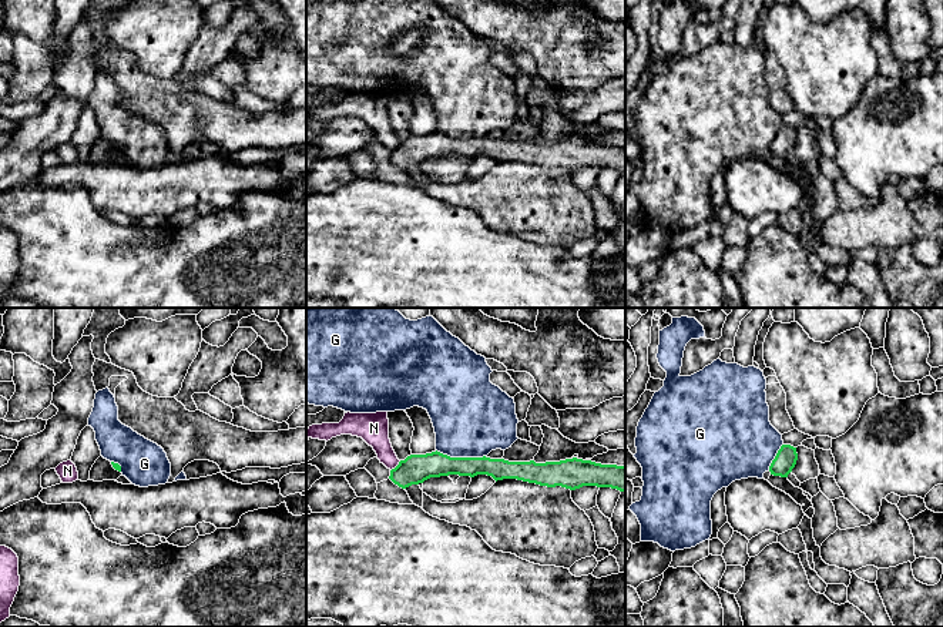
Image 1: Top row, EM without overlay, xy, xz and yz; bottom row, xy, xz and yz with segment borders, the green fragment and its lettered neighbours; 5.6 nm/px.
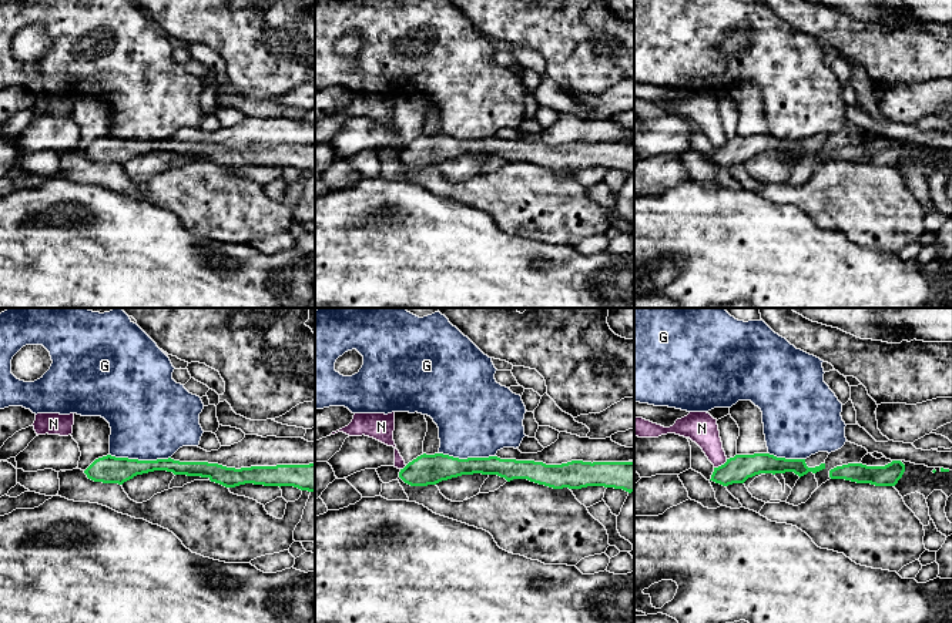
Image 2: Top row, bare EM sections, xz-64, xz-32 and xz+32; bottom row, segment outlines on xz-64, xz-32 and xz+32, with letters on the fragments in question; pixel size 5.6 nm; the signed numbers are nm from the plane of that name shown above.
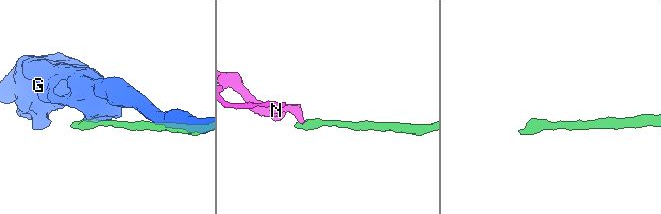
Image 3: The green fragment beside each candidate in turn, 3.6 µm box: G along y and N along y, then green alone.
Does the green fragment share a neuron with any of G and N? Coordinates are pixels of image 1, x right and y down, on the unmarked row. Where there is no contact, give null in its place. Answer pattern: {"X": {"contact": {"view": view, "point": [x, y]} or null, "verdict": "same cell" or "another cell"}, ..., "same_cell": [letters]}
{"G": {"contact": {"view": "xz", "point": [460, 138]}, "verdict": "another cell"}, "N": {"contact": {"view": "xz", "point": [396, 147]}, "verdict": "another cell"}, "same_cell": []}

